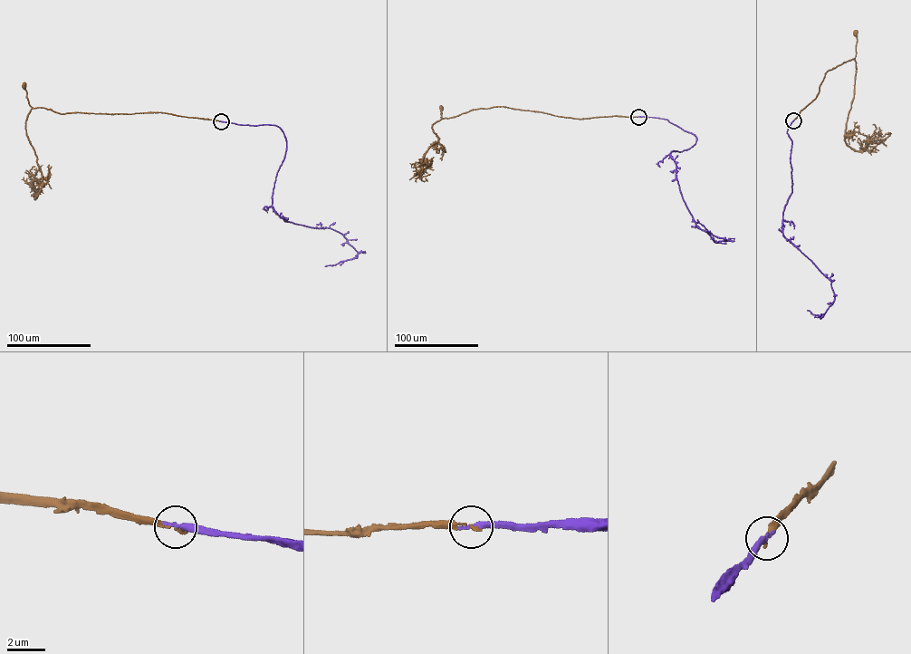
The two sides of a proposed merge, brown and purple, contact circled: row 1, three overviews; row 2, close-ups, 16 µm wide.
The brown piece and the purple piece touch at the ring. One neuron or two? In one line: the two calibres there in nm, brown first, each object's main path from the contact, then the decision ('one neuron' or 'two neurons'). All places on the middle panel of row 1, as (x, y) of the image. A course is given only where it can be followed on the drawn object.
calibres 110 and 320 nm; course brown (638, 117), (581, 119), (499, 106), (472, 110), (442, 118), (440, 107); course purple (638, 117), (666, 120), (695, 136), (693, 146), (669, 155), (695, 223), (715, 242), (726, 240), (697, 219); one neuron

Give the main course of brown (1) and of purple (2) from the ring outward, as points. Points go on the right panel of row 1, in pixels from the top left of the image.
1: (793, 120), (815, 99), (827, 72), (854, 58), (855, 33)
2: (793, 120), (787, 132), (792, 191), (782, 232), (830, 281), (835, 295), (820, 317), (807, 310)

